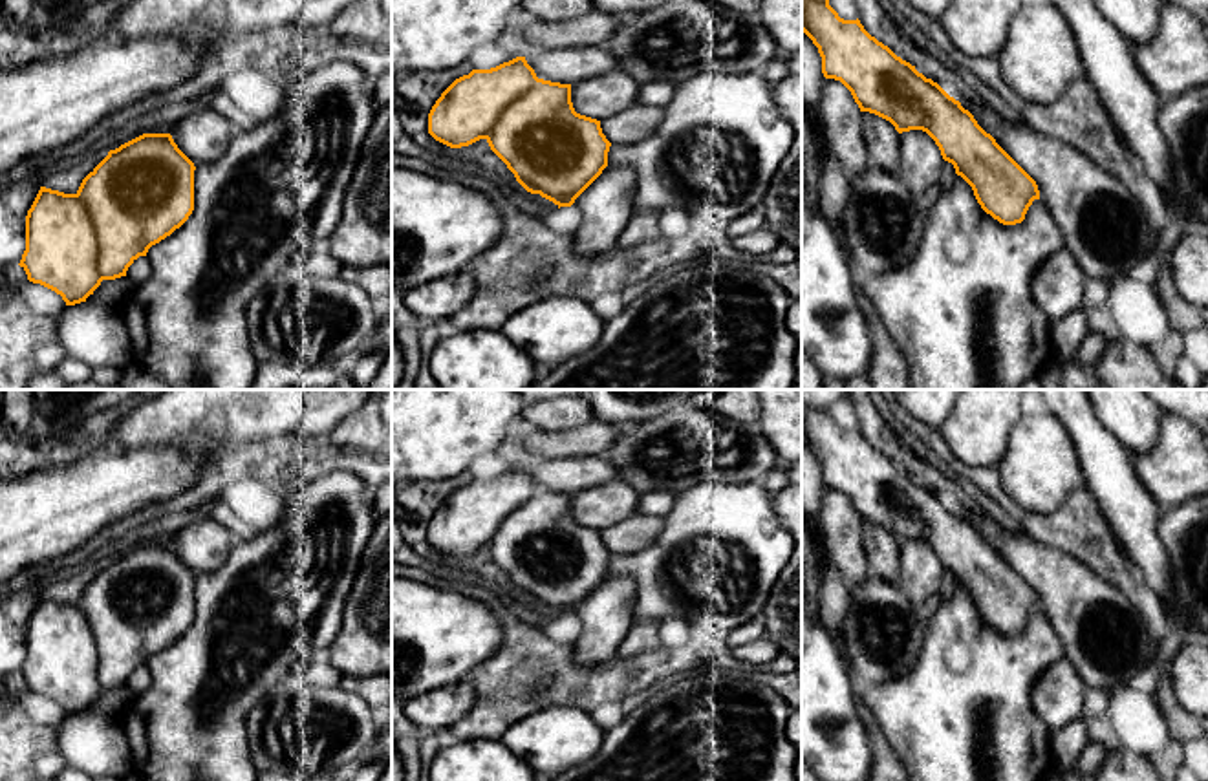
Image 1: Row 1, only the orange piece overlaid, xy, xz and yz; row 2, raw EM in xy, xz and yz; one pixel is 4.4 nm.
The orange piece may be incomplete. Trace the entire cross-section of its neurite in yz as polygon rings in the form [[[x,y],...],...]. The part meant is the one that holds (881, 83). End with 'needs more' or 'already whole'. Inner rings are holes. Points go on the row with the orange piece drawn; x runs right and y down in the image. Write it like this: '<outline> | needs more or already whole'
[[[802,0],[802,31],[822,57],[825,79],[840,80],[860,112],[890,121],[899,134],[926,132],[974,190],[981,209],[1003,225],[1016,225],[1034,199],[1041,199],[1062,230],[1065,249],[1085,276],[1113,280],[1137,265],[1153,247],[1153,232],[1129,187],[1096,166],[1076,148],[1049,139],[1027,123],[1010,123],[988,104],[950,97],[910,62],[871,37],[860,20],[844,20],[829,0]]] | needs more

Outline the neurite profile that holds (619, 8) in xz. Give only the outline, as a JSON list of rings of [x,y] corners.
[[[593,0],[595,9],[609,15],[628,15],[635,11],[644,11],[650,7],[659,7],[668,0]]]

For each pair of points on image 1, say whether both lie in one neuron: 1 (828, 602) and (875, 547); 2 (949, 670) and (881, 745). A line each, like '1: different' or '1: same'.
1: different
2: different

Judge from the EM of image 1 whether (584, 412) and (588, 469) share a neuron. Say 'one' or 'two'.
two

